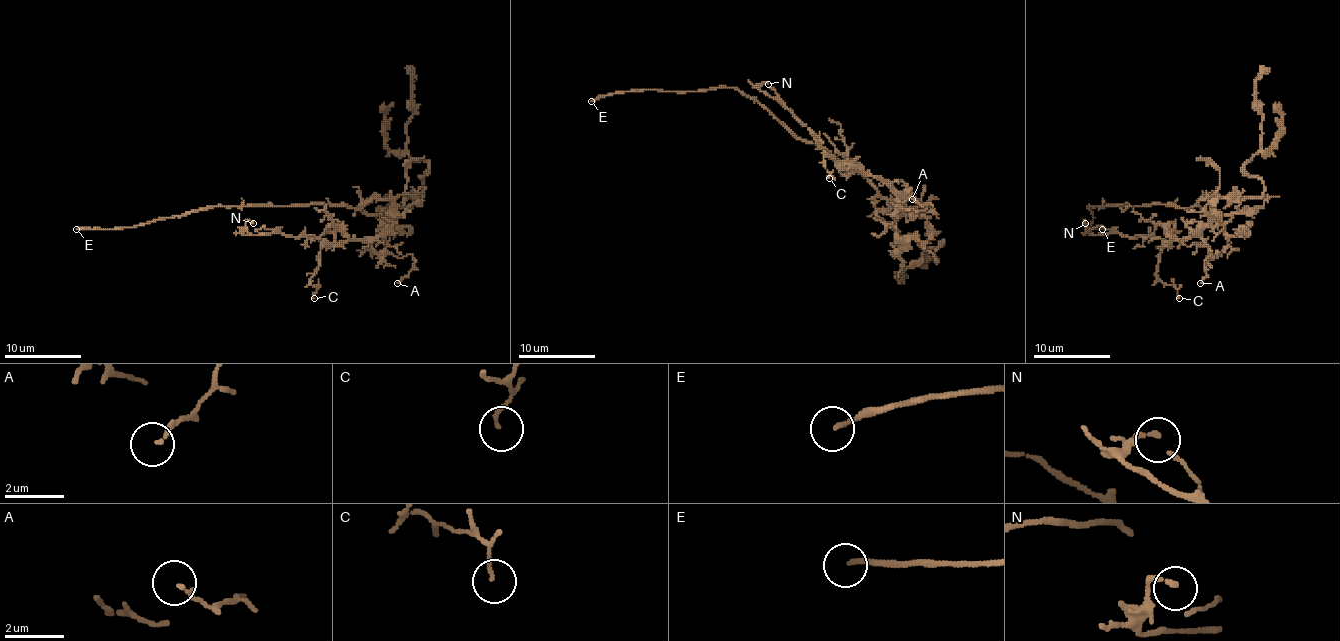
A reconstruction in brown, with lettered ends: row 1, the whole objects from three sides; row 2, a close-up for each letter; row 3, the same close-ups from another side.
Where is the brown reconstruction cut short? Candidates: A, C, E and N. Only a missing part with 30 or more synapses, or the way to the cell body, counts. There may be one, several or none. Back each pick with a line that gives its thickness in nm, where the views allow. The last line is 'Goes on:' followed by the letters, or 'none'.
E: calibre 140 nm
Goes on: E

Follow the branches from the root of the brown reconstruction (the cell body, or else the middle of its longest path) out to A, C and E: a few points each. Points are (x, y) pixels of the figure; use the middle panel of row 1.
A: (865, 178), (883, 197), (900, 201), (906, 208), (900, 199), (902, 208), (927, 208), (929, 203), (912, 199)
C: (865, 178), (906, 208), (885, 183), (827, 155), (829, 178)
E: (865, 178), (821, 147), (796, 139), (766, 109), (733, 87), (698, 91), (631, 89), (599, 95), (591, 101)

